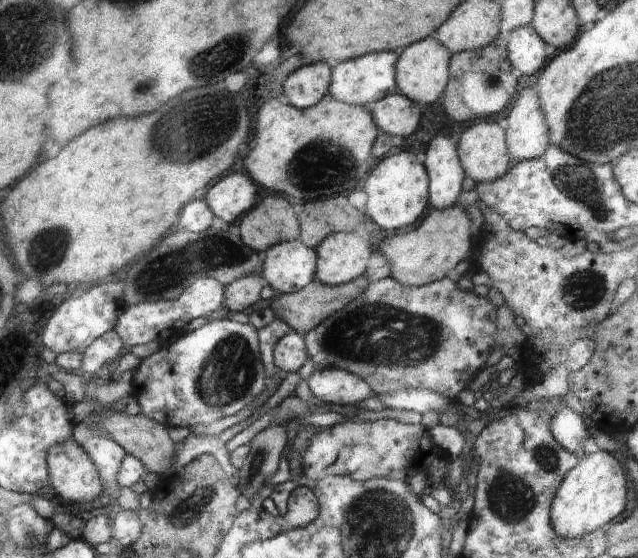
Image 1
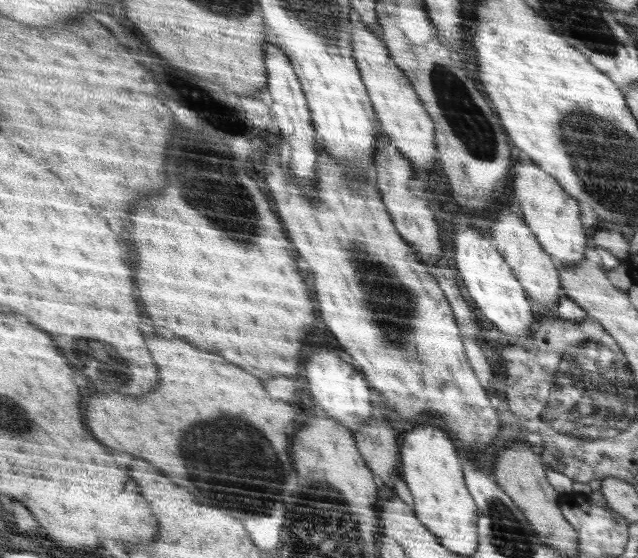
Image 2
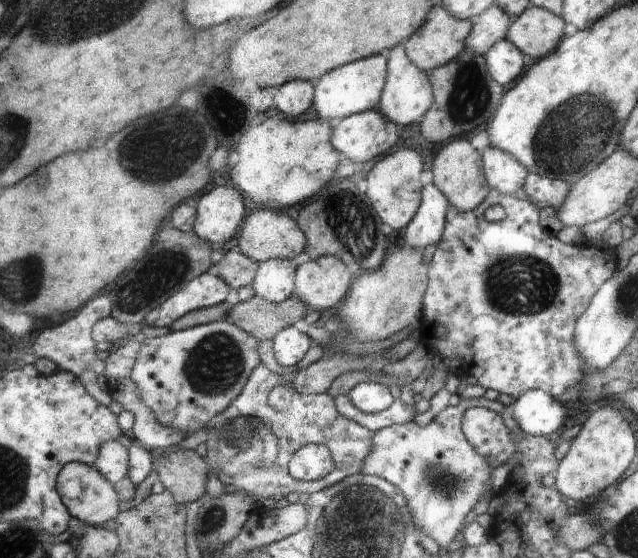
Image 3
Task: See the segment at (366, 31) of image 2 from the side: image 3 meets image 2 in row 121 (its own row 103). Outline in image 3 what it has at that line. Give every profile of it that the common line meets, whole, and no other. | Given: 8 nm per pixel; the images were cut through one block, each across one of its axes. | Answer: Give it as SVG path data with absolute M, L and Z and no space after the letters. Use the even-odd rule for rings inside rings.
M402 46L394 48L390 52L389 58L389 76L378 109L386 117L389 117L394 124L403 127L410 124L410 122L414 122L416 118L420 118L422 114L426 114L430 110L436 100L435 90L429 74L424 69L418 68L412 59L408 60L406 58Z

